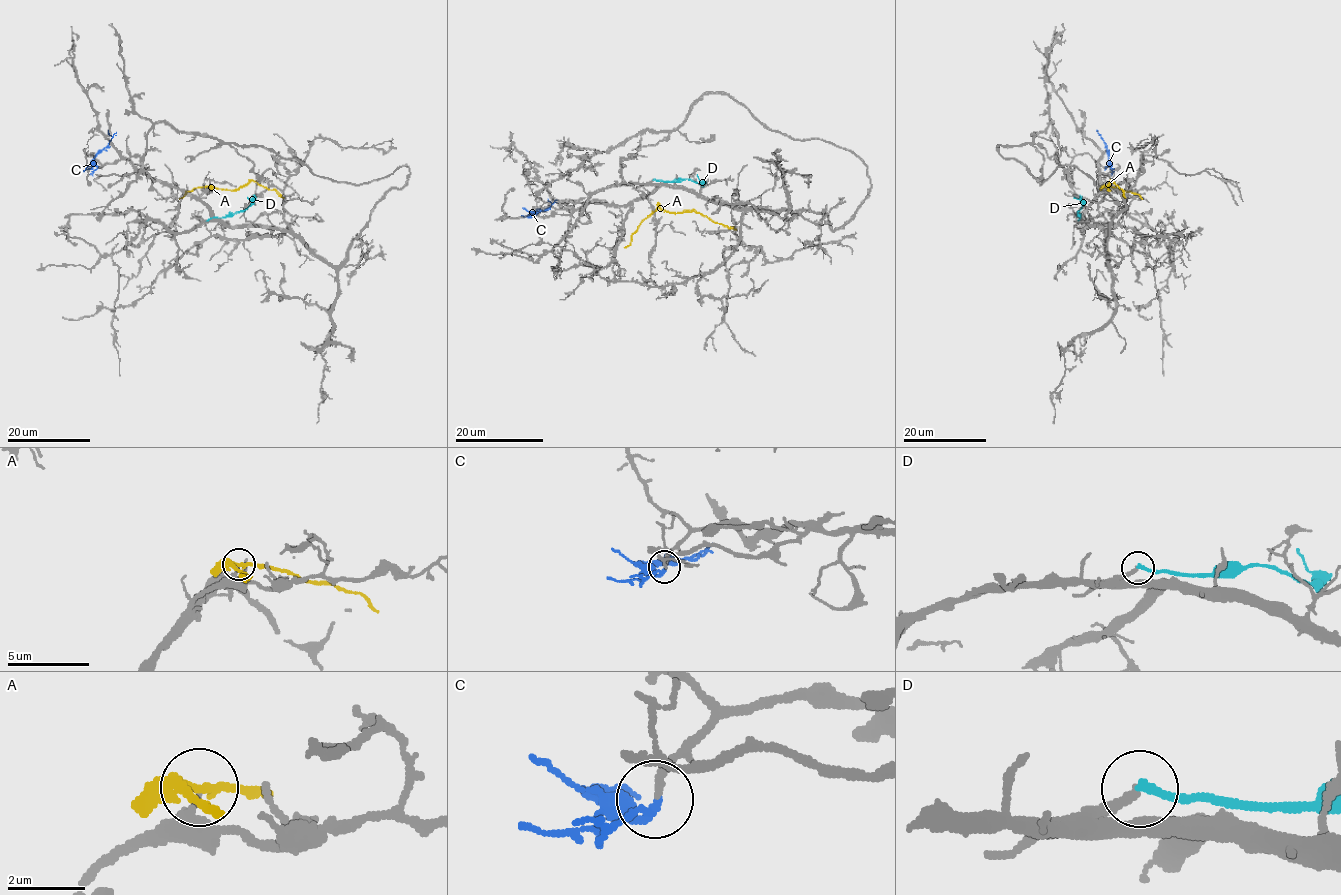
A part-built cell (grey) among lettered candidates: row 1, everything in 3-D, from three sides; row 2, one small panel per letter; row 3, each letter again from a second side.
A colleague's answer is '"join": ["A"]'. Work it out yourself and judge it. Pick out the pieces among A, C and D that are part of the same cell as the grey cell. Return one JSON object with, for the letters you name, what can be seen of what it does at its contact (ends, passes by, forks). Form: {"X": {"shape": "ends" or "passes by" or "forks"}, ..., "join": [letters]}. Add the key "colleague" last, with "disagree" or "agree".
{"C": {"shape": "passes by"}, "join": ["C"], "colleague": "disagree"}

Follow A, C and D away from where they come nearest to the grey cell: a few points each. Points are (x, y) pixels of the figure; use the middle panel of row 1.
A: (656, 210), (660, 207), (683, 213), (696, 211), (736, 230)
C: (537, 212), (533, 212), (552, 204), (548, 199)
D: (654, 180), (688, 179), (701, 182), (697, 174)

